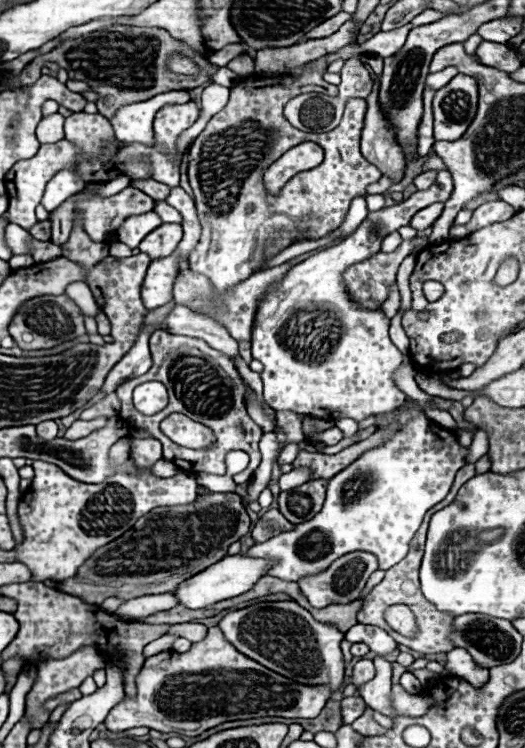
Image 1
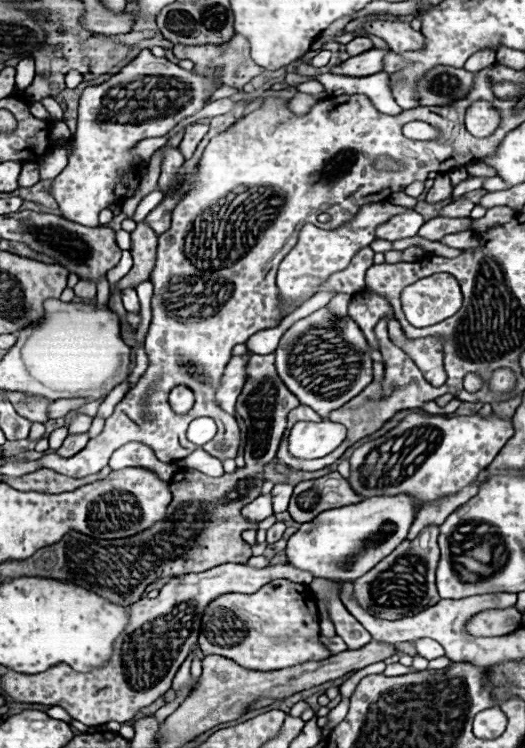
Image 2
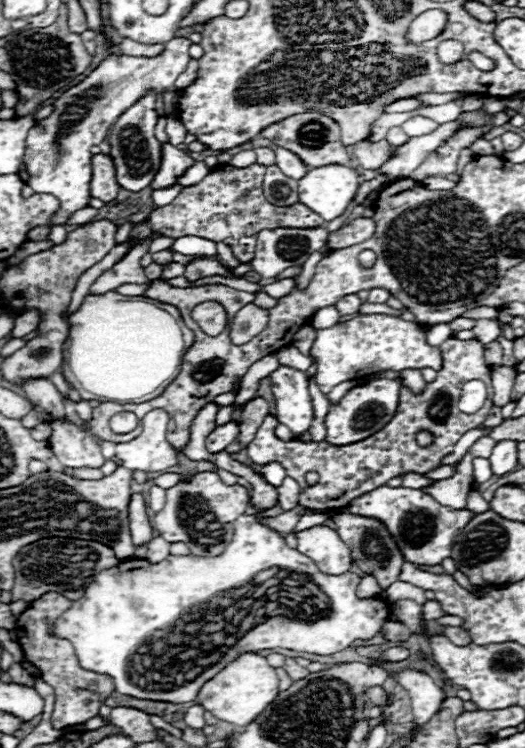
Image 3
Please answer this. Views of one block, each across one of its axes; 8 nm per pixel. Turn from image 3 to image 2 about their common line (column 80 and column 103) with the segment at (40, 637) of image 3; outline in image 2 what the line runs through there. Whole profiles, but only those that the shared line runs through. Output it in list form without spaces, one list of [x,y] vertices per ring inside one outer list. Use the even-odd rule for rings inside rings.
[[[232,562],[200,574],[174,576],[162,586],[158,598],[144,598],[130,606],[130,624],[114,642],[112,658],[104,668],[86,674],[74,672],[66,664],[52,666],[40,674],[20,674],[8,670],[8,674],[2,676],[2,692],[8,694],[12,702],[62,706],[72,718],[86,726],[98,726],[112,720],[128,722],[140,708],[152,704],[172,686],[180,664],[198,642],[202,612],[210,600],[226,592],[252,594],[276,578],[288,578],[296,584],[310,584],[314,580],[310,572],[300,572],[298,568],[292,568],[292,564],[252,568]]]

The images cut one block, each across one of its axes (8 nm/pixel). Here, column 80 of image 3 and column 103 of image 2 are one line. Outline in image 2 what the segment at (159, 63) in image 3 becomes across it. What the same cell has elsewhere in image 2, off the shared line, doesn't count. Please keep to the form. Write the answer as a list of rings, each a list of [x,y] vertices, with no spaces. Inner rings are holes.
[[[142,50],[116,76],[98,86],[88,86],[80,96],[78,130],[68,166],[54,178],[52,196],[66,220],[82,226],[98,226],[98,212],[122,200],[118,192],[120,168],[136,168],[136,160],[128,154],[144,138],[164,136],[182,118],[202,110],[210,92],[218,88],[214,78],[182,70],[166,58],[156,58],[150,50]]]

